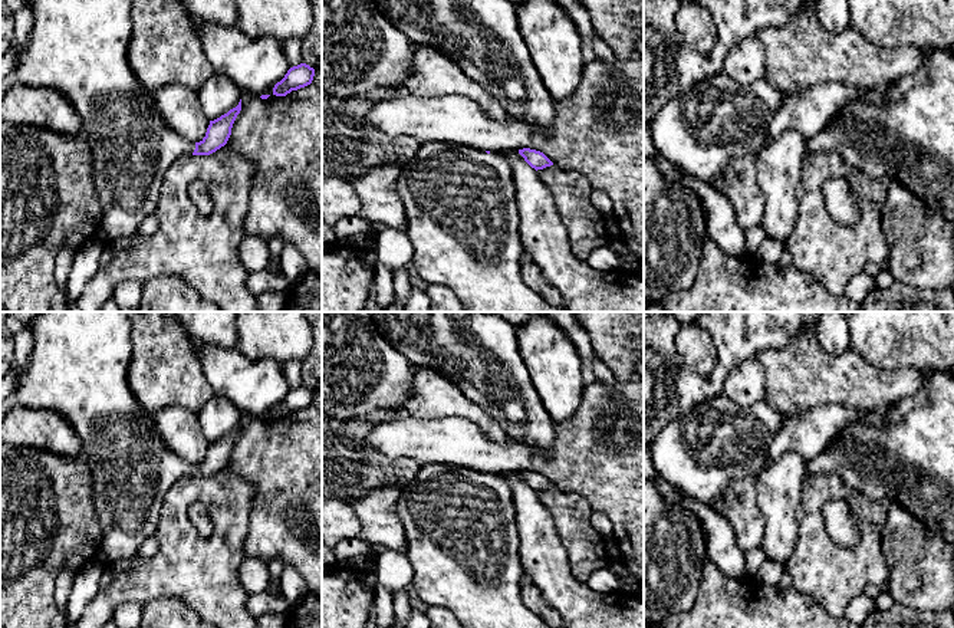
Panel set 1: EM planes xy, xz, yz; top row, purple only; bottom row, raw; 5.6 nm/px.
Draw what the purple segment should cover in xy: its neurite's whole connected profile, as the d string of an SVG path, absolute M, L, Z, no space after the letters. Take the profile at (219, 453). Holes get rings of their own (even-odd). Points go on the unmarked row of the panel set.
M40 312L29 325L34 336L30 361L0 404L0 418L20 405L56 411L70 422L92 470L95 510L103 530L98 553L105 560L138 558L139 545L155 535L168 490L184 476L210 477L224 468L241 433L241 421L236 430L210 443L205 458L194 466L164 444L152 414L129 389L128 312Z

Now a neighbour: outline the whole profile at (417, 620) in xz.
M412 611L405 628L430 628L430 619L425 612Z

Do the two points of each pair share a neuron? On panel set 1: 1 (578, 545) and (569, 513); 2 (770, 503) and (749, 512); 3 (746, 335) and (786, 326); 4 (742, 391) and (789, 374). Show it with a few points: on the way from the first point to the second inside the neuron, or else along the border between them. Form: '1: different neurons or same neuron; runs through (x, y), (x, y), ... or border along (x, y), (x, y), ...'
1: same neuron; runs through (578, 538), (572, 520)
2: different neurons; border along (756, 476), (756, 506), (763, 519), (762, 542)
3: same neuron; runs through (756, 326), (776, 326)
4: different neurons; border along (756, 357), (763, 370), (765, 400)

